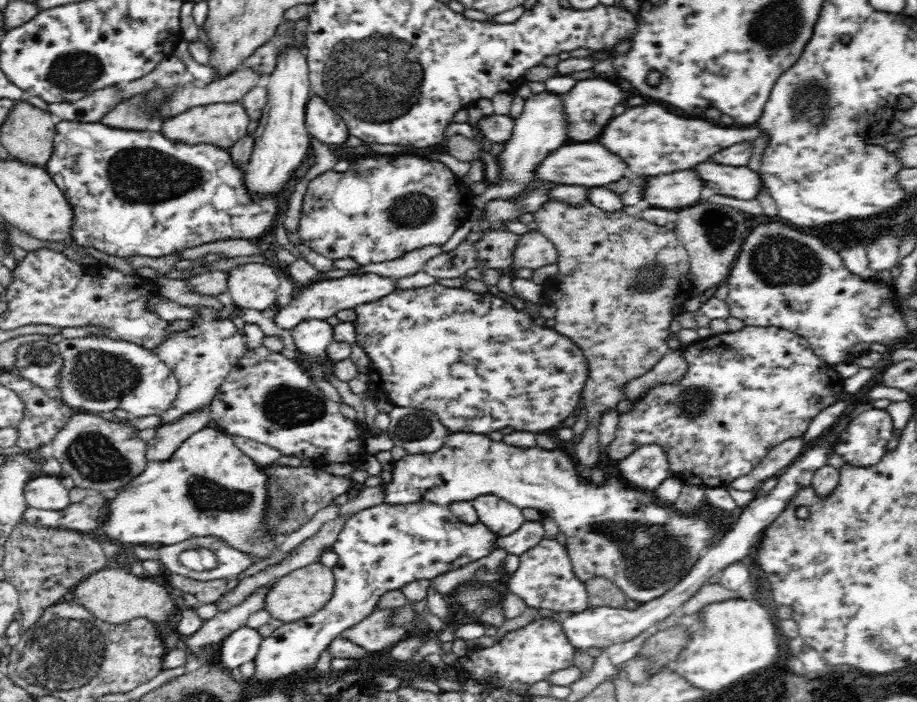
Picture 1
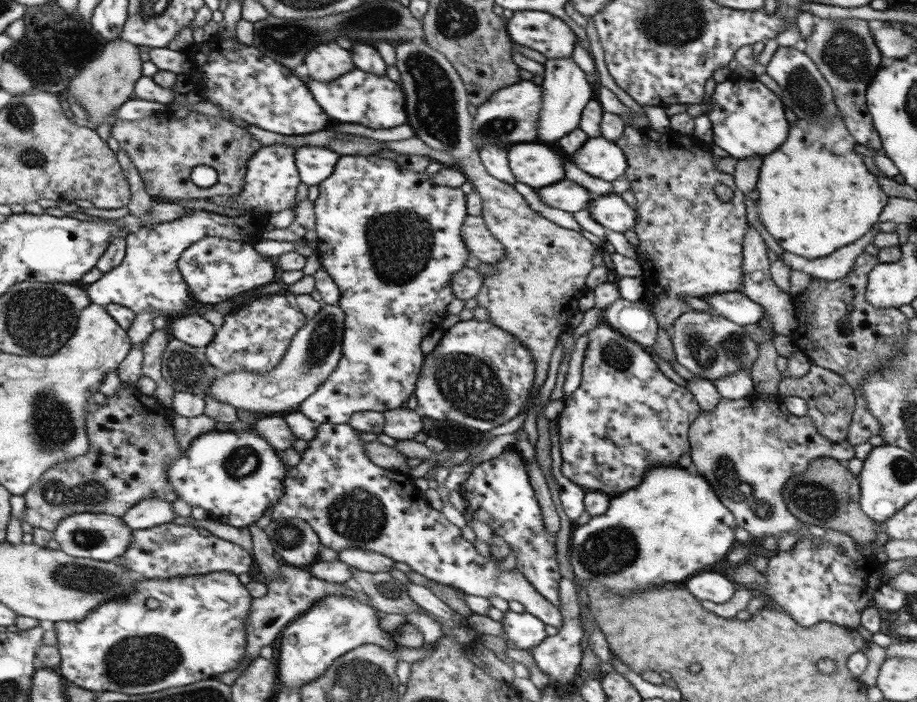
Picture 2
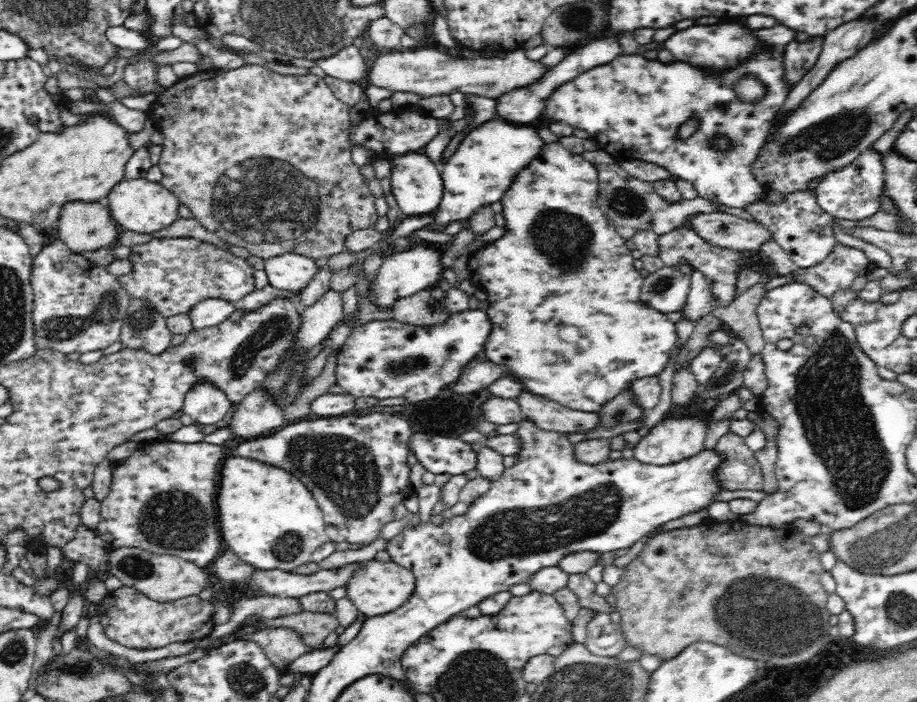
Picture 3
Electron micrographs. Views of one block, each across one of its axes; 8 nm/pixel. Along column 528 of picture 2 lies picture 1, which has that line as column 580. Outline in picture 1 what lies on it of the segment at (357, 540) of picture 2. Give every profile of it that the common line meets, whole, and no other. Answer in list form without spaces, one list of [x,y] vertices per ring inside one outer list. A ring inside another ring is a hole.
[[[542,539],[534,548],[522,553],[517,570],[508,575],[510,593],[520,596],[532,608],[548,608],[554,612],[575,615],[589,608],[586,586],[574,577],[572,561],[565,545],[556,539]]]

